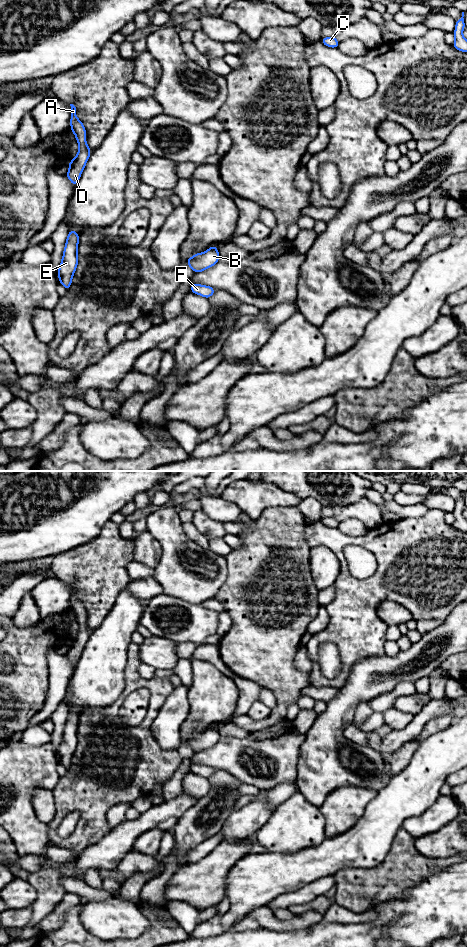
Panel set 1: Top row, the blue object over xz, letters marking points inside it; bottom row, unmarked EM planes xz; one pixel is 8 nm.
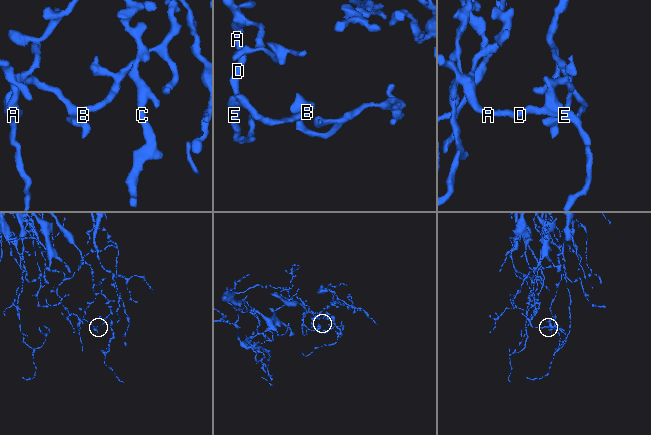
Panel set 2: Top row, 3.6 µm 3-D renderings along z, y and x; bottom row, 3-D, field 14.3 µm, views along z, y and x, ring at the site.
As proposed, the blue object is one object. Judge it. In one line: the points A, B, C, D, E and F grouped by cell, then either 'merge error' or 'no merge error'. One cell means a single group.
A B C D E F | no merge error

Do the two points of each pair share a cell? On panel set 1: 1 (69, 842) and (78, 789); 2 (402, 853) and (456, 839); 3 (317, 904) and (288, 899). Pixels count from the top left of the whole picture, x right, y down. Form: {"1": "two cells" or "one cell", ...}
{"1": "one cell", "2": "two cells", "3": "two cells"}

